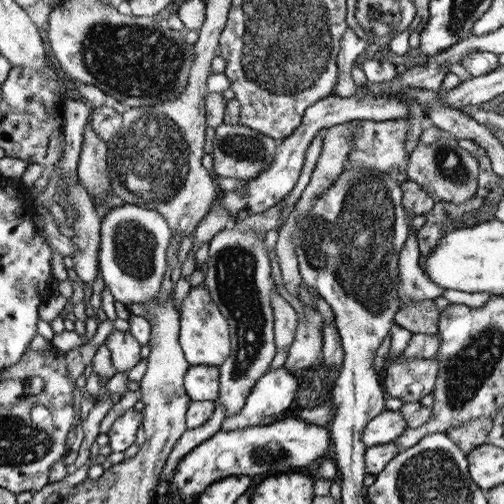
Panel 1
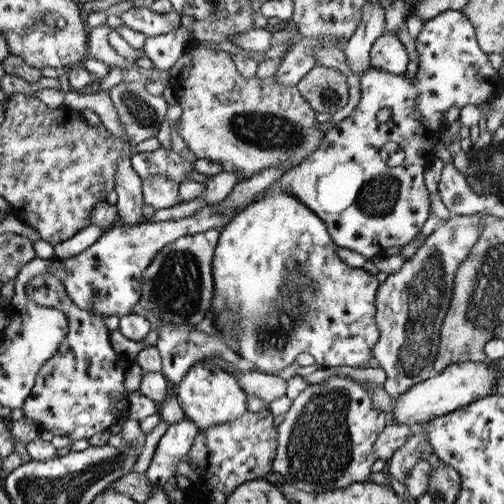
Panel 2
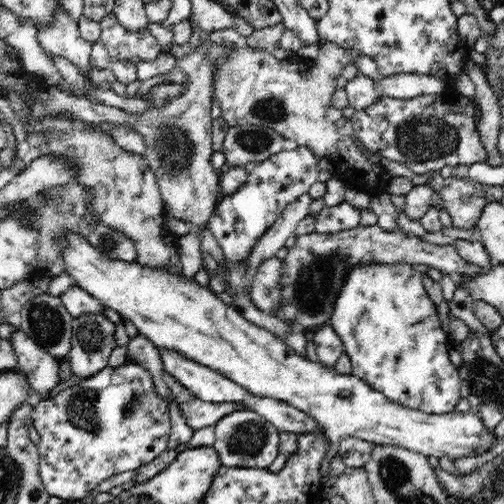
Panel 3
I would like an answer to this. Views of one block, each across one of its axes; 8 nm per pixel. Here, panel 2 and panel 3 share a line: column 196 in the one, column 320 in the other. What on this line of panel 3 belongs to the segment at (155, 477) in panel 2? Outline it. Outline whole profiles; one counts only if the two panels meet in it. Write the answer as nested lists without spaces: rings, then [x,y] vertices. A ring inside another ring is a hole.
[[[160,348],[160,356],[162,356],[162,364],[164,364],[164,370],[166,374],[170,376],[176,376],[178,382],[182,382],[188,390],[192,390],[194,398],[200,398],[204,402],[210,402],[210,404],[222,404],[222,402],[242,402],[246,406],[246,412],[256,412],[260,416],[264,416],[278,432],[286,432],[286,434],[316,434],[316,436],[324,436],[326,438],[326,432],[322,432],[320,428],[320,422],[316,422],[312,416],[304,414],[302,410],[286,404],[286,402],[280,402],[276,398],[260,398],[260,396],[254,396],[252,392],[244,390],[240,384],[232,382],[230,378],[226,378],[224,374],[200,364],[200,362],[194,362],[190,358],[186,358],[184,354],[180,354],[178,350],[168,350],[168,348]]]

